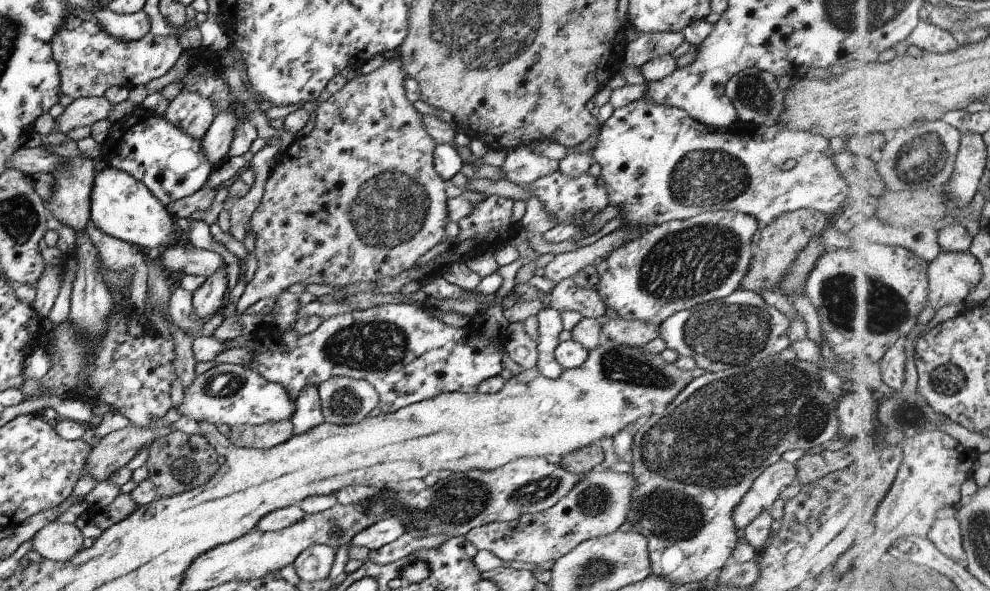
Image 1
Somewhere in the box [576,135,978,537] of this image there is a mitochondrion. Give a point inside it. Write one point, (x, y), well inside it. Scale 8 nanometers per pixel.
(692, 262)

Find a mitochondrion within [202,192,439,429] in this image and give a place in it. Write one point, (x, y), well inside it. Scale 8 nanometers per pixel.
(370, 346)

